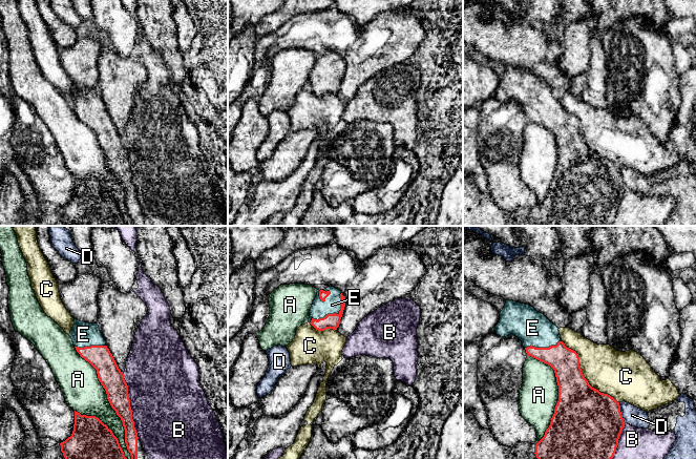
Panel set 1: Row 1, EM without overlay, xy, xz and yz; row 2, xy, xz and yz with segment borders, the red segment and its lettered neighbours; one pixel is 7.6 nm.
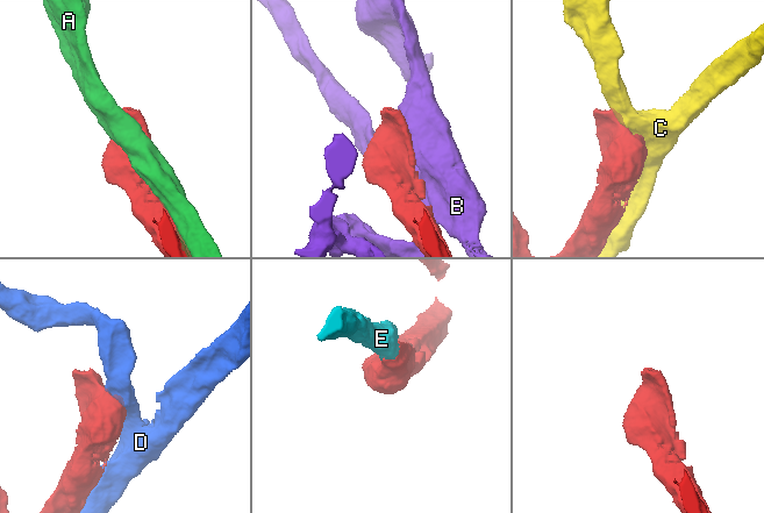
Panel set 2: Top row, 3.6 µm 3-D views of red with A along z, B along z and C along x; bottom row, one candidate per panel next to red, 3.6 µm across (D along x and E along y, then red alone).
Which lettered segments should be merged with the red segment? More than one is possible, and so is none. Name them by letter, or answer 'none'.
E

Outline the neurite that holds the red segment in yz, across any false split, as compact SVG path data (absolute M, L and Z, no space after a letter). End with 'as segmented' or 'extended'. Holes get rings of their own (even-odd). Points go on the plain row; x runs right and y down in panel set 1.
M506 65L494 96L501 102L515 100L527 121L550 130L555 138L558 166L549 192L535 210L536 223L540 226L611 226L626 189L619 167L589 149L582 137L578 119L565 110L558 92L533 71Z; extended

